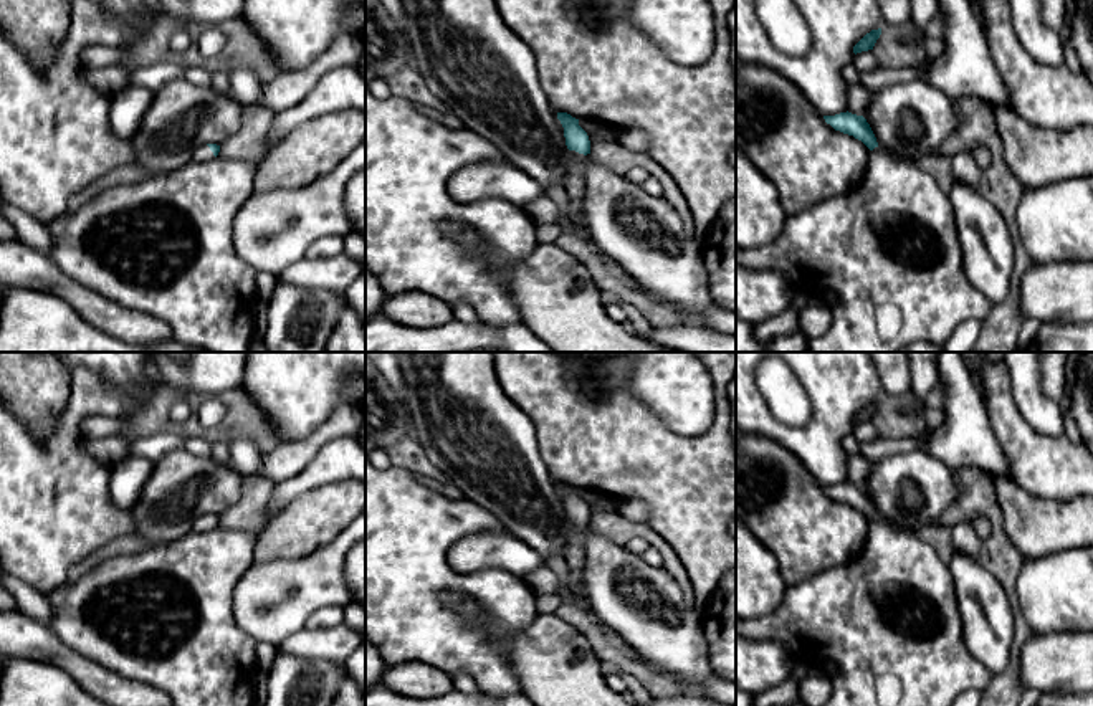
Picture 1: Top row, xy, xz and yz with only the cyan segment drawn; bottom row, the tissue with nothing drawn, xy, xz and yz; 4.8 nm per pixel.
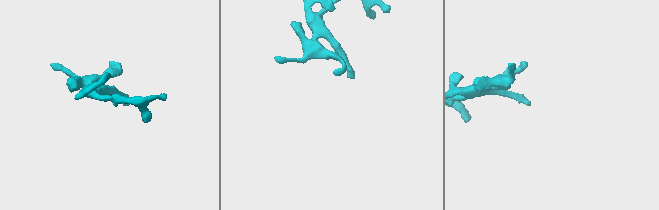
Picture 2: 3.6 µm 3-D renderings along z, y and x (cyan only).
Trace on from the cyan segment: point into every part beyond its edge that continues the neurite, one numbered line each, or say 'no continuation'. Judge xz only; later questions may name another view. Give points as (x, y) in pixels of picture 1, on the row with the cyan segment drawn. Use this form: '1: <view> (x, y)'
1: xz (574, 184)

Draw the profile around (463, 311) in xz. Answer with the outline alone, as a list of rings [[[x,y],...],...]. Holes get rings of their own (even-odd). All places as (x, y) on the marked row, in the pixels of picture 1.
[[[455,303],[451,306],[451,311],[453,311],[453,316],[465,322],[465,324],[475,324],[478,322],[478,316],[476,316],[476,311],[473,309],[473,306],[470,303]]]

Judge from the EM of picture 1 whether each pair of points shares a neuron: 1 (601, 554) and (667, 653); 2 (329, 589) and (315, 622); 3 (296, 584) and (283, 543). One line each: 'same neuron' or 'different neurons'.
1: same neuron
2: different neurons
3: different neurons

